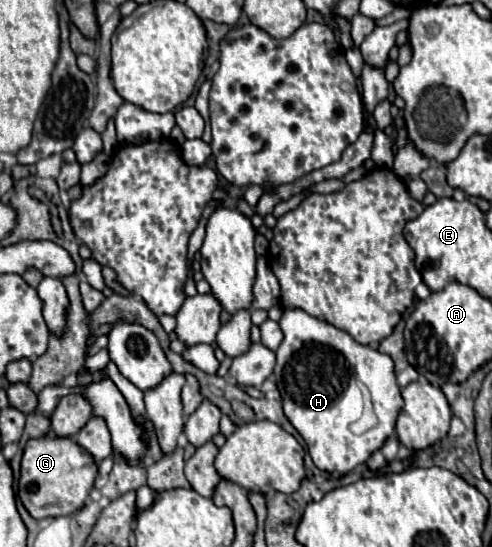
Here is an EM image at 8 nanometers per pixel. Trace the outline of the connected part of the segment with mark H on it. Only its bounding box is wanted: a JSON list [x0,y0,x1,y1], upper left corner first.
[277,309,403,475]

